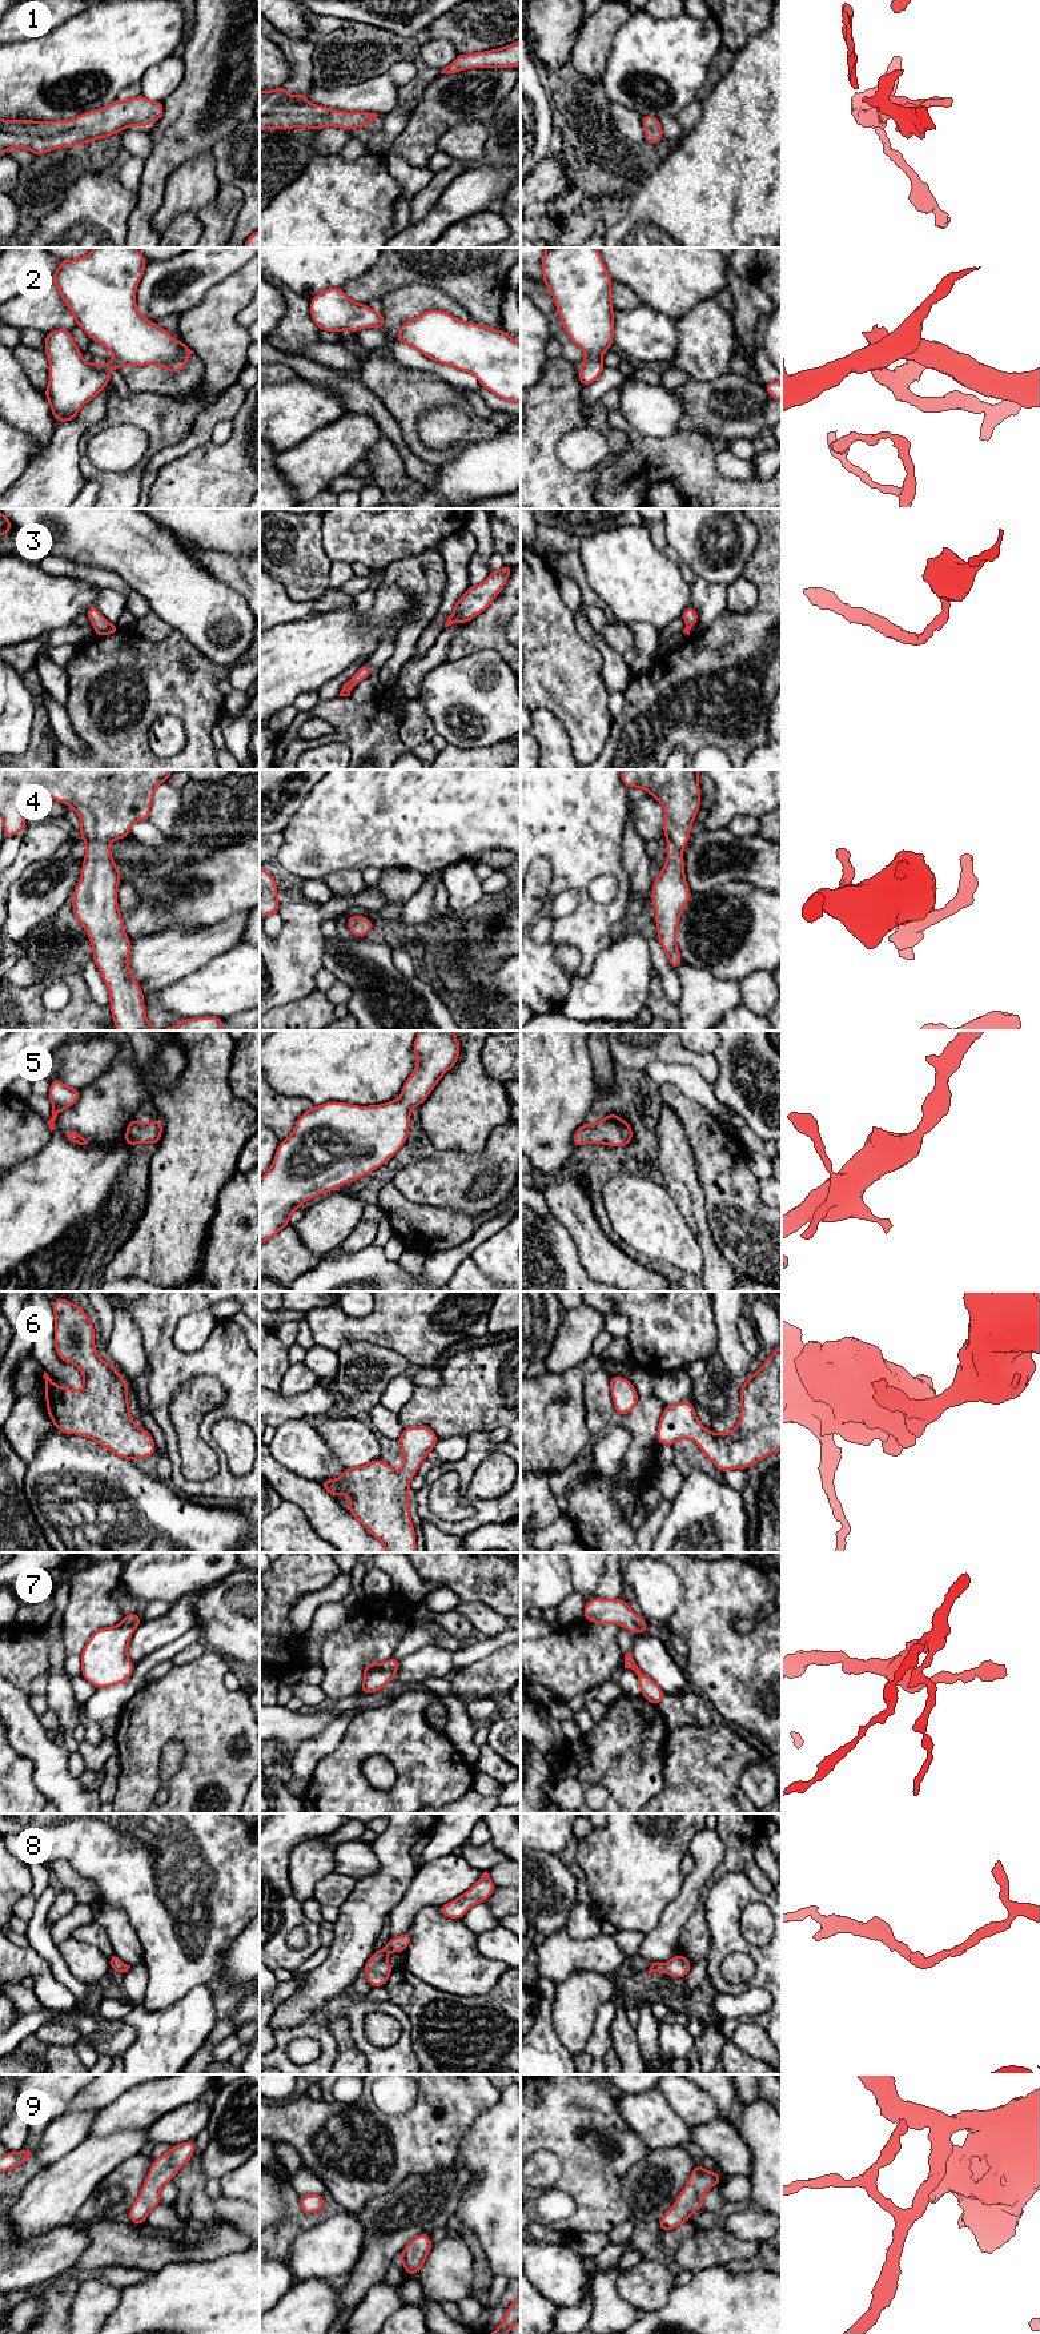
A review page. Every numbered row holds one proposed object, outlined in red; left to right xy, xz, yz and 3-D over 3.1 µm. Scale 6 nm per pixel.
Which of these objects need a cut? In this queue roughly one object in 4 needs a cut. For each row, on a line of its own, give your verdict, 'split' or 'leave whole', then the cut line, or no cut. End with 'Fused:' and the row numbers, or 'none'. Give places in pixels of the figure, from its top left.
1: leave whole | no cut
2: leave whole | no cut
3: leave whole | no cut
4: leave whole | no cut
5: leave whole | no cut
6: leave whole | no cut
7: leave whole | no cut
8: leave whole | no cut
9: leave whole | no cut
Fused: none

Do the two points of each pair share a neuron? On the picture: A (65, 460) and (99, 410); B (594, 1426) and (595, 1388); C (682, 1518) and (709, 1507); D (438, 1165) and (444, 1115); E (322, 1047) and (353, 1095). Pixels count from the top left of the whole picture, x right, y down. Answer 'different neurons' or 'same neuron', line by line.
A: same neuron
B: same neuron
C: same neuron
D: different neurons
E: same neuron

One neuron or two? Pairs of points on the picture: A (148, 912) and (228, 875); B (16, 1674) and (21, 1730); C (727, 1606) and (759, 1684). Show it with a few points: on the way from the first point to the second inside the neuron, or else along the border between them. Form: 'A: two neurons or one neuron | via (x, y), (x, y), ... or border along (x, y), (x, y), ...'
A: one neuron | via (168, 919), (184, 910), (201, 892), (208, 891)
B: two neurons | border along (13, 1684), (27, 1691)
C: one neuron | via (726, 1626), (726, 1651), (739, 1664)

